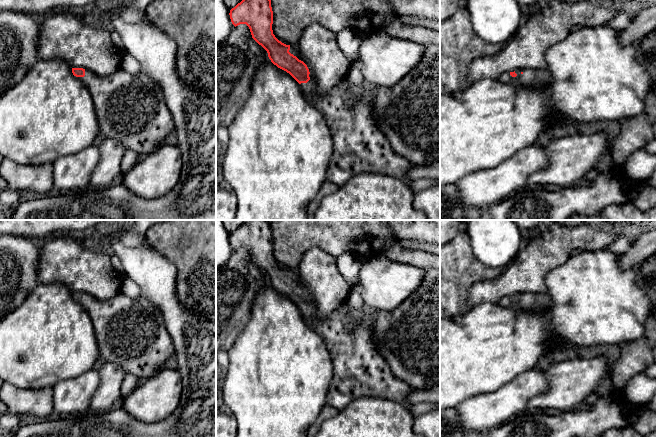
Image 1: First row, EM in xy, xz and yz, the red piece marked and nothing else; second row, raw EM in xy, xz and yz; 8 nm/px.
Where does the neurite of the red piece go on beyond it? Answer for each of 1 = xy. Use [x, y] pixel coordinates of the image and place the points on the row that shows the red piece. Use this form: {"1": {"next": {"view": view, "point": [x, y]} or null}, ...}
{"1": {"next": {"view": "xy", "point": [130, 108]}}}

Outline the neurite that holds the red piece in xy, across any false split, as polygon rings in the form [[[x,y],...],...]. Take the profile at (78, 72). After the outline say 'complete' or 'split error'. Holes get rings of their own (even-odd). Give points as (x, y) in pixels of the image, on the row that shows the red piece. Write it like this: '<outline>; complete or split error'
[[[72,68],[72,73],[83,81],[90,91],[99,132],[106,138],[114,139],[127,149],[137,152],[140,157],[159,148],[167,135],[175,129],[162,88],[141,70],[137,74],[131,74],[119,68],[109,77],[100,77],[83,68]]]; split error

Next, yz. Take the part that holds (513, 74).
[[[524,69],[502,74],[499,81],[506,84],[520,84],[524,87],[544,87],[549,84],[551,75],[546,69]]]; split error

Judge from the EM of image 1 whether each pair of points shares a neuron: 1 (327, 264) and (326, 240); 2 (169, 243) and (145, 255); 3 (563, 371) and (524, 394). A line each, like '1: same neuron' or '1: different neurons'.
1: different neurons
2: different neurons
3: different neurons

